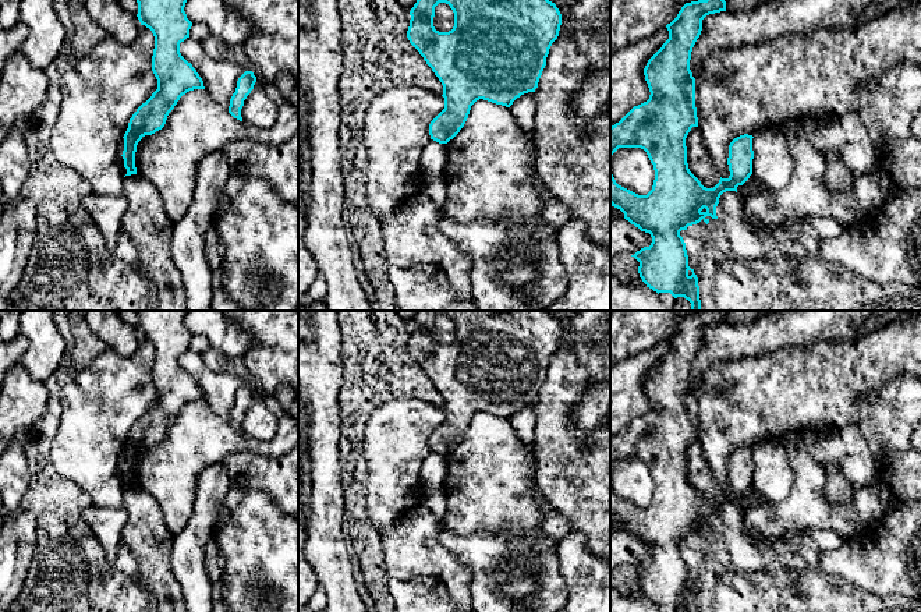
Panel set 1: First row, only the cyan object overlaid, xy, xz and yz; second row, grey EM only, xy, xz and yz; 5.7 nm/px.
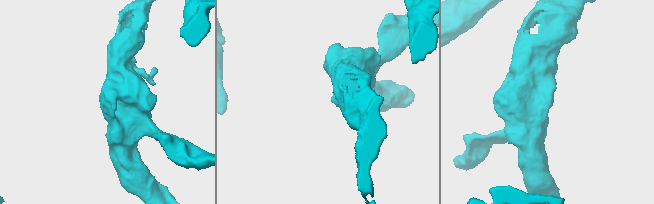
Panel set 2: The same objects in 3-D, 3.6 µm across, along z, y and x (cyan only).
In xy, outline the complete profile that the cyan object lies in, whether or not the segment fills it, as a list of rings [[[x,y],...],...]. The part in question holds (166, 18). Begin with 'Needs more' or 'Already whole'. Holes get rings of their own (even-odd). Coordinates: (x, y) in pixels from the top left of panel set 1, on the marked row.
Already whole. [[[137,0],[138,20],[155,36],[152,71],[157,89],[132,114],[124,134],[125,176],[137,174],[135,152],[145,135],[152,135],[166,124],[169,113],[183,95],[205,89],[203,81],[180,53],[180,43],[189,38],[192,22],[184,11],[187,0]]]

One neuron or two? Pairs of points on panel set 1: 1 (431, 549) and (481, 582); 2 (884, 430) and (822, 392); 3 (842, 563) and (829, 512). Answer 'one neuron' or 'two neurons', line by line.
1: two neurons
2: two neurons
3: two neurons

